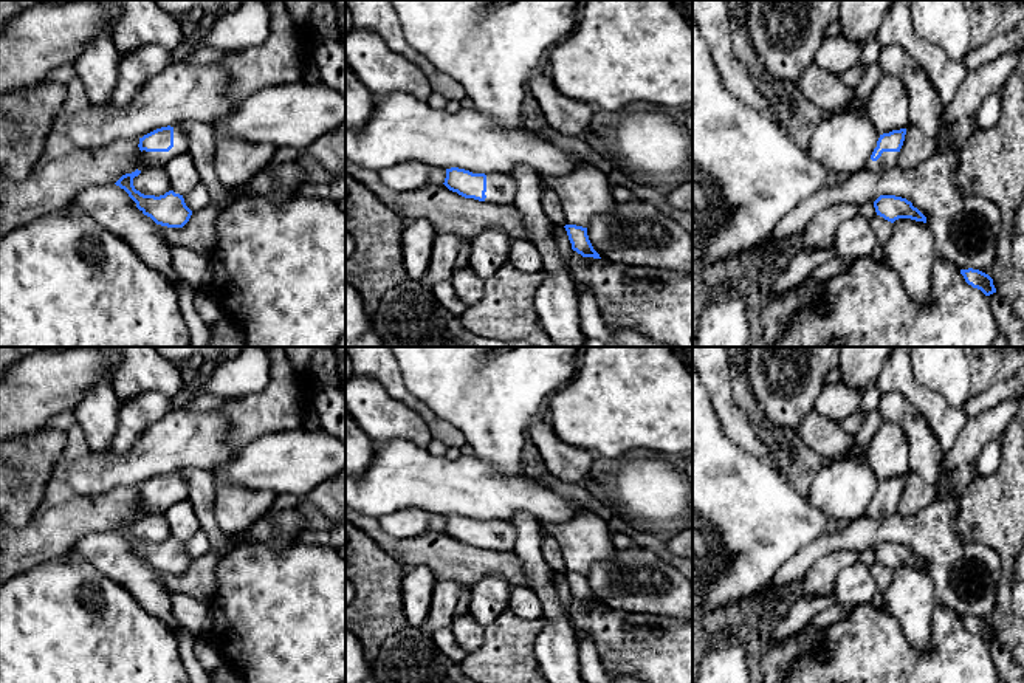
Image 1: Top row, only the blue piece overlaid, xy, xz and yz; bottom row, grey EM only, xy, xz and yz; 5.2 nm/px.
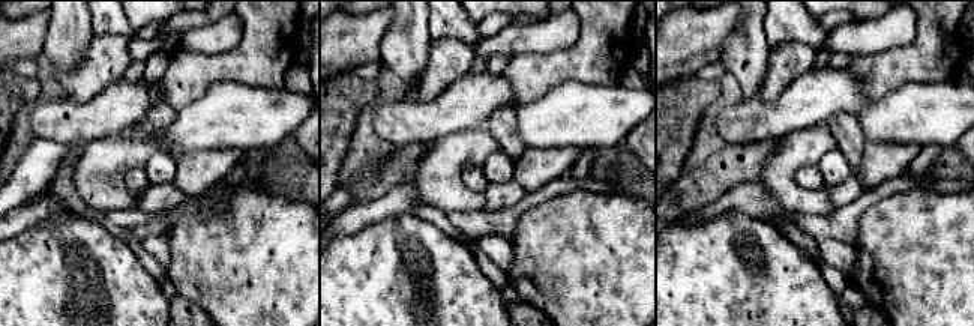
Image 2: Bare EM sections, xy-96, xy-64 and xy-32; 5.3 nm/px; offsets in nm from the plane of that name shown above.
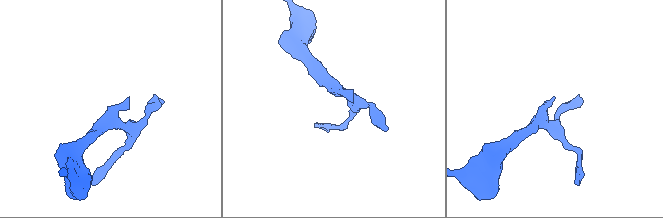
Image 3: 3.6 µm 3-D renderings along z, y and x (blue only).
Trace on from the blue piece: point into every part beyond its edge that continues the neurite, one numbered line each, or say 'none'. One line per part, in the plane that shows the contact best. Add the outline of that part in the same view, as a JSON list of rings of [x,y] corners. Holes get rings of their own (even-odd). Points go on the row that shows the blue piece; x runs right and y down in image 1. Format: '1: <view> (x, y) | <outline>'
1: xy (151, 161) | [[[178,125],[174,127],[174,147],[169,152],[141,152],[141,173],[161,172],[177,155],[187,152],[187,138]]]

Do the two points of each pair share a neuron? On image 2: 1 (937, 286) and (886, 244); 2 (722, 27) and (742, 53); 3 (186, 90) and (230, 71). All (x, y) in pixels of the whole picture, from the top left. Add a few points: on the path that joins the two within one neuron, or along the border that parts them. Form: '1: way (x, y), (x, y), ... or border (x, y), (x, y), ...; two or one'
1: way (925, 274), (898, 247); one
2: border (743, 15), (743, 20), (725, 39), (719, 60); two
3: way (197, 80), (206, 71), (219, 71); one

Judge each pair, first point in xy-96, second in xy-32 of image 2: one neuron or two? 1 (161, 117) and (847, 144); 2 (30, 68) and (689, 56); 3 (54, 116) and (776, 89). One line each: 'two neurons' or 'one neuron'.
1: one neuron
2: two neurons
3: two neurons

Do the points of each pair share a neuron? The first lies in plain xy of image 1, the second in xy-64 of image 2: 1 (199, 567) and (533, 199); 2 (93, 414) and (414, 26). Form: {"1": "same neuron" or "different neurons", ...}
{"1": "same neuron", "2": "same neuron"}

